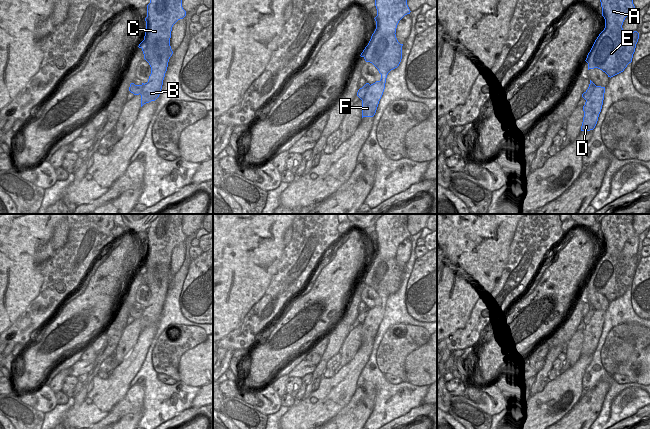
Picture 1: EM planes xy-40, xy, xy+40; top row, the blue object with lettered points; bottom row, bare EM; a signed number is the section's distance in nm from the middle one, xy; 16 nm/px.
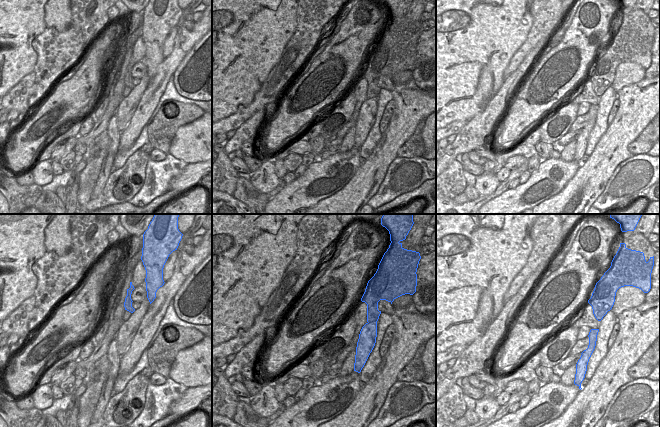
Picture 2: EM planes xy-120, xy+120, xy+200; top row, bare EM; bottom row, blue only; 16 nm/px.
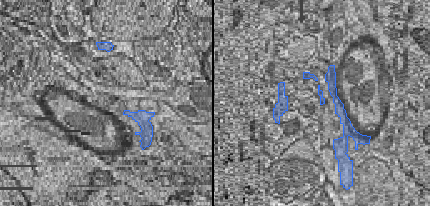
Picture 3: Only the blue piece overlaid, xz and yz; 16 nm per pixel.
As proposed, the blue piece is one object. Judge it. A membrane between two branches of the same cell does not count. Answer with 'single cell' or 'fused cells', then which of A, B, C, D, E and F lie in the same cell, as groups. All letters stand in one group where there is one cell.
fused cells; groups A B C D F / E

